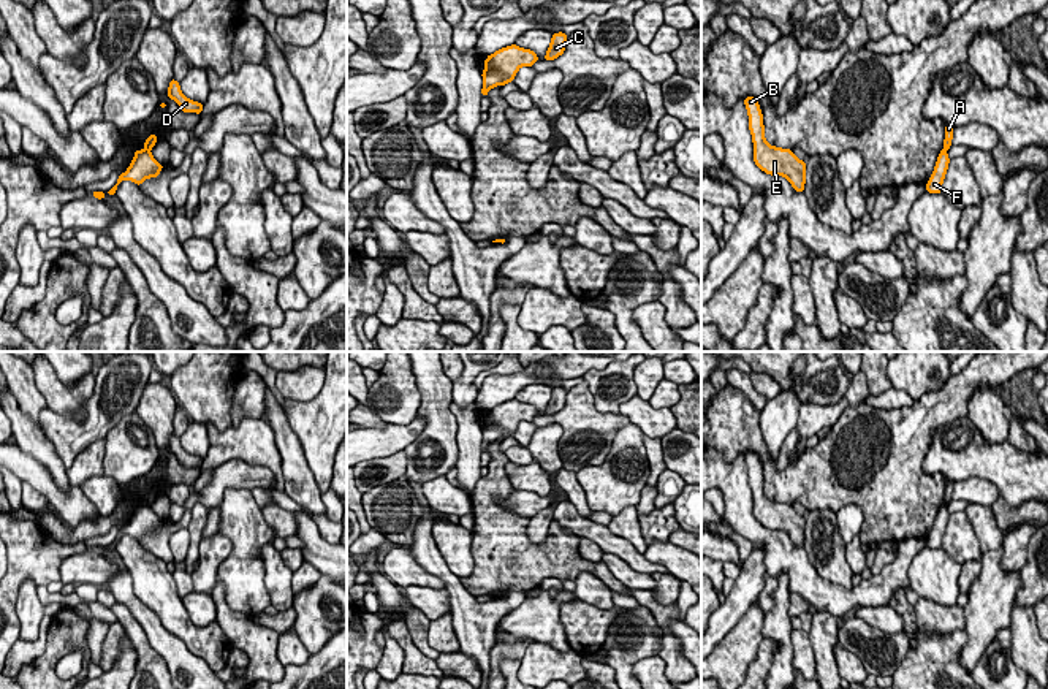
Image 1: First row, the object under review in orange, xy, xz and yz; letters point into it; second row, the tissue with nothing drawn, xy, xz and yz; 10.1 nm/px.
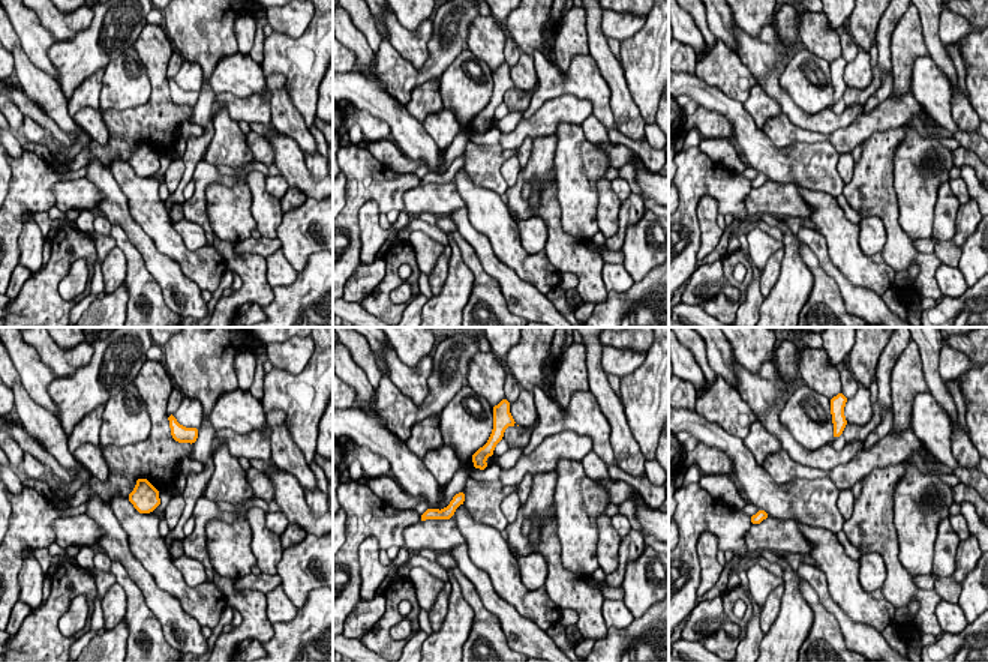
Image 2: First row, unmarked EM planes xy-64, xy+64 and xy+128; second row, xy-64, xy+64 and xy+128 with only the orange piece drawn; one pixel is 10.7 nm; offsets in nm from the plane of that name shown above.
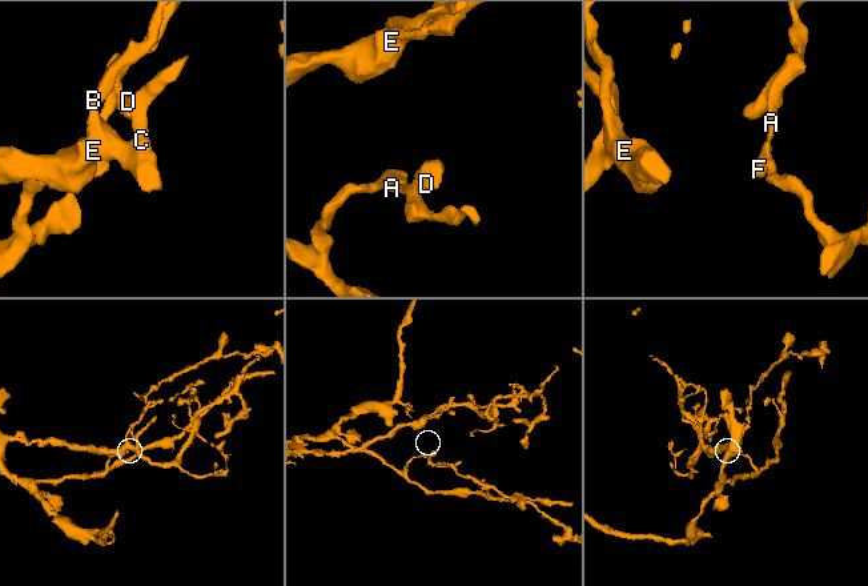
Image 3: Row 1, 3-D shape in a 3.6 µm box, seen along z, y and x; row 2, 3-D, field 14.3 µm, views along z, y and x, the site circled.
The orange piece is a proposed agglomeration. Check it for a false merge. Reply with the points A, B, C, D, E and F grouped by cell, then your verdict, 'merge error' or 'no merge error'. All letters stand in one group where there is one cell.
A D / B C E F; merge error

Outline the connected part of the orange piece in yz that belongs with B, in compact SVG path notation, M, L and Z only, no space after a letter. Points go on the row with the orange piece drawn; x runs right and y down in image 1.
M747 97L744 105L749 116L755 165L766 174L787 177L796 192L804 192L806 162L796 158L790 149L774 147L766 143L763 114L757 98Z

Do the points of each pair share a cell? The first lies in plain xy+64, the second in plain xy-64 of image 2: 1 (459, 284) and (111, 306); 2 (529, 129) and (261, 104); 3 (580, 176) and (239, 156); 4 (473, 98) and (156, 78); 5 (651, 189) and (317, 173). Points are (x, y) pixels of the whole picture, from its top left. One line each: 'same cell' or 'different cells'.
1: same cell
2: same cell
3: same cell
4: different cells
5: different cells

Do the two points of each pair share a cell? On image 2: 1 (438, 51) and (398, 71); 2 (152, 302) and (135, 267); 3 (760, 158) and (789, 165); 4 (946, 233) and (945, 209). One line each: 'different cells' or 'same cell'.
1: same cell
2: same cell
3: same cell
4: same cell

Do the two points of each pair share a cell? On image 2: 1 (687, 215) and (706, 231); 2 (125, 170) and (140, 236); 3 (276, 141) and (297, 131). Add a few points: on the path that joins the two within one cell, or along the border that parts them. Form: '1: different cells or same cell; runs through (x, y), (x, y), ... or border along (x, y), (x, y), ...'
1: different cells; border along (709, 194), (699, 200), (696, 212), (697, 260)
2: different cells; border along (120, 191), (131, 218), (158, 251)
3: different cells; border along (279, 131), (290, 135), (305, 155)

